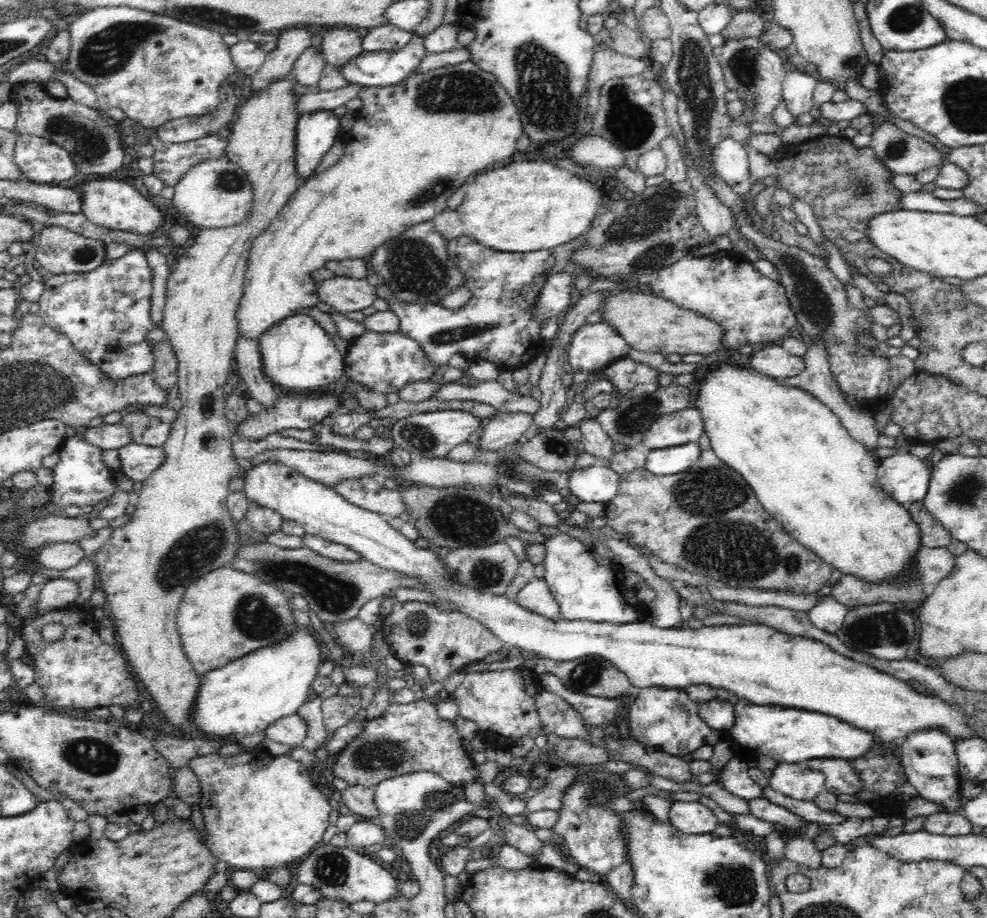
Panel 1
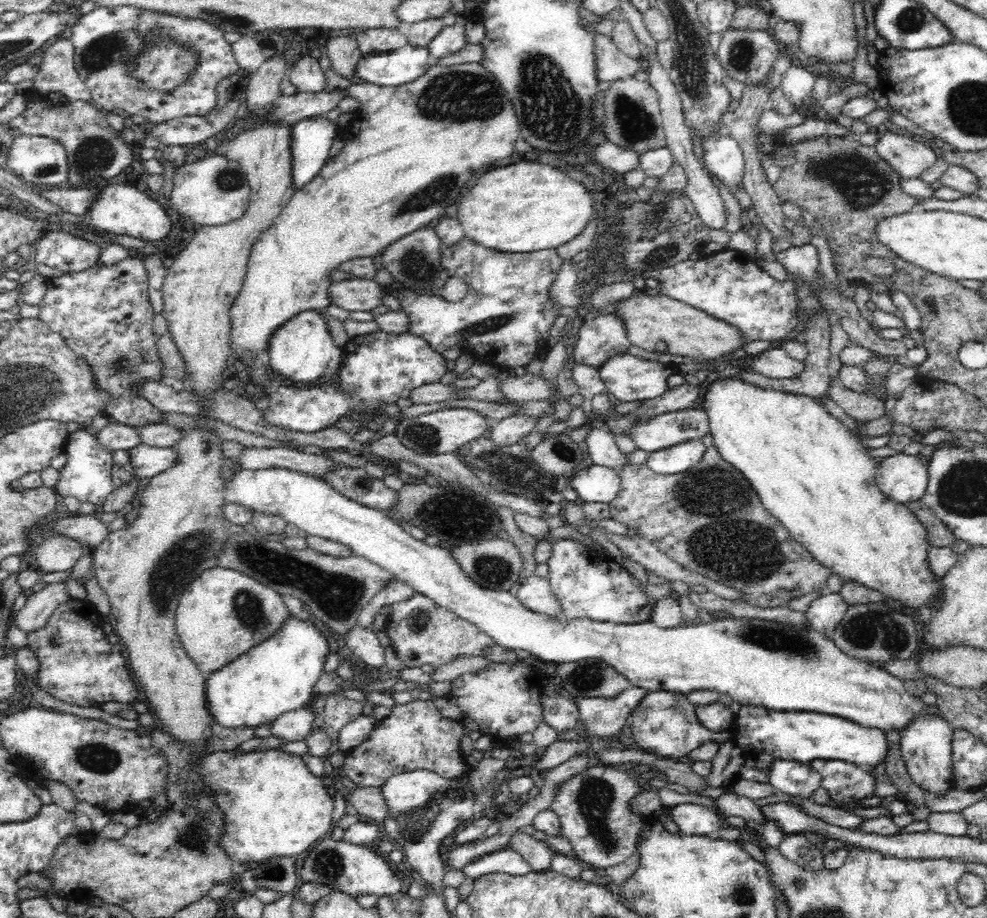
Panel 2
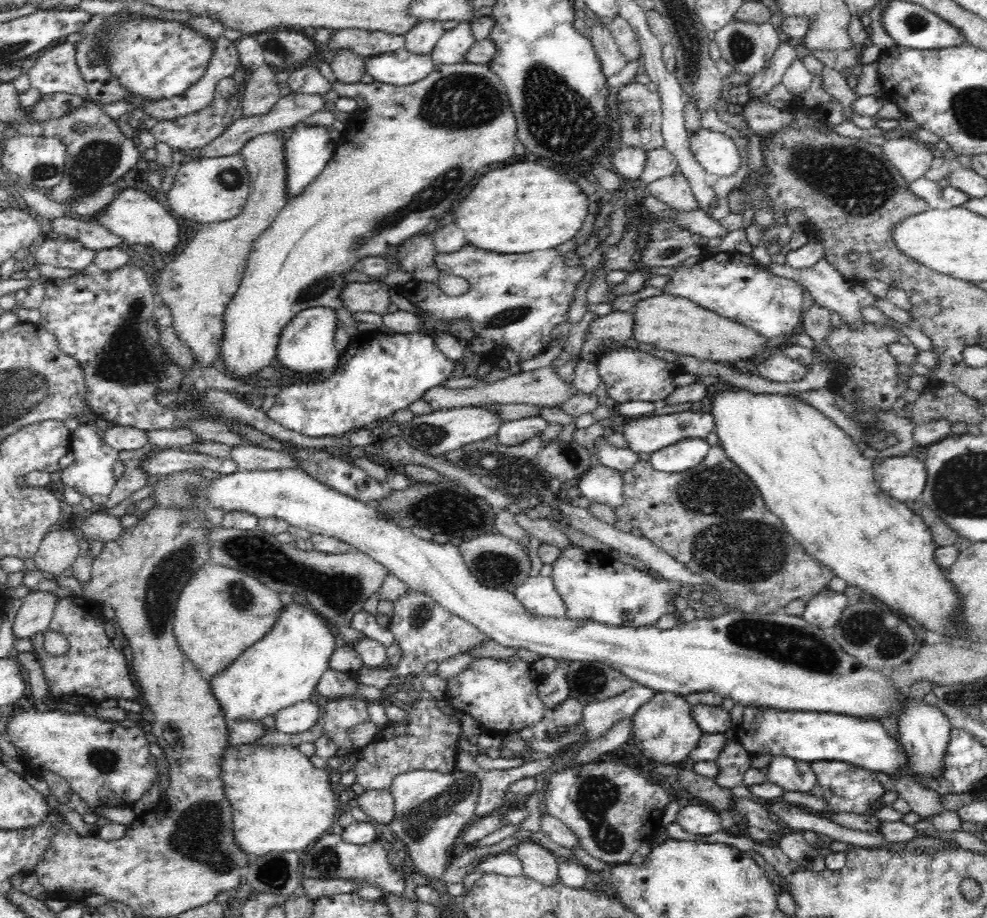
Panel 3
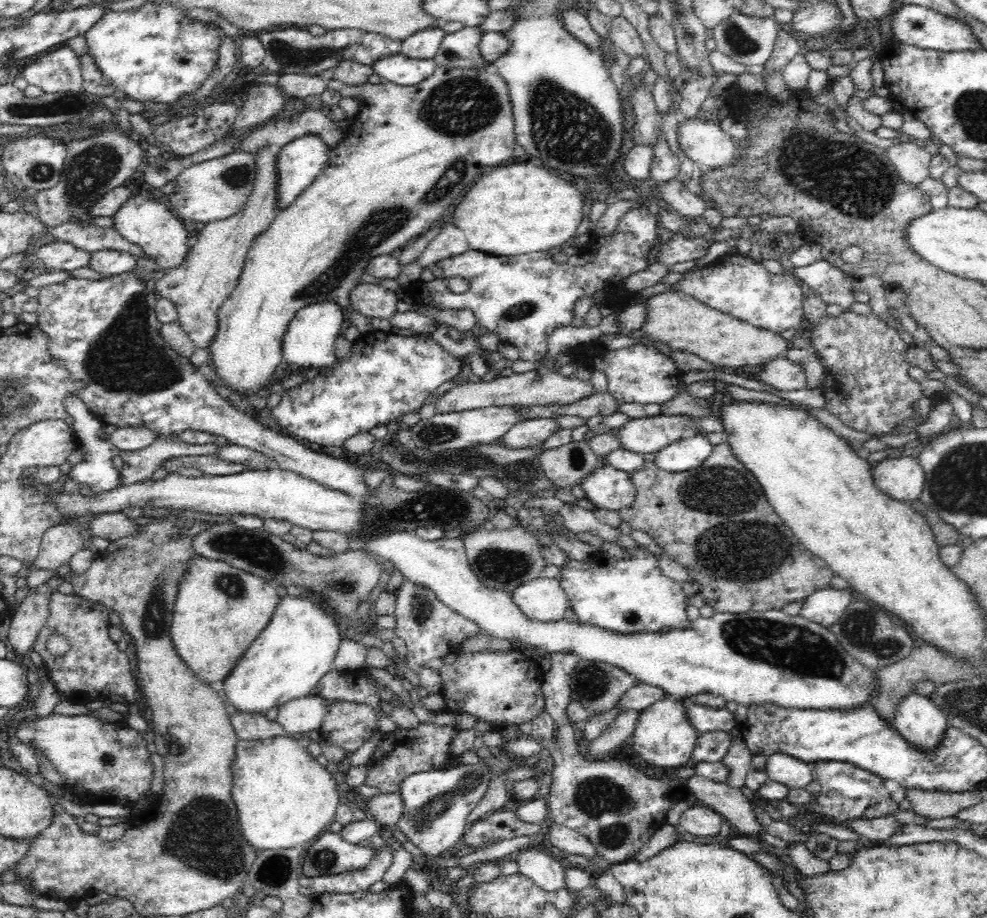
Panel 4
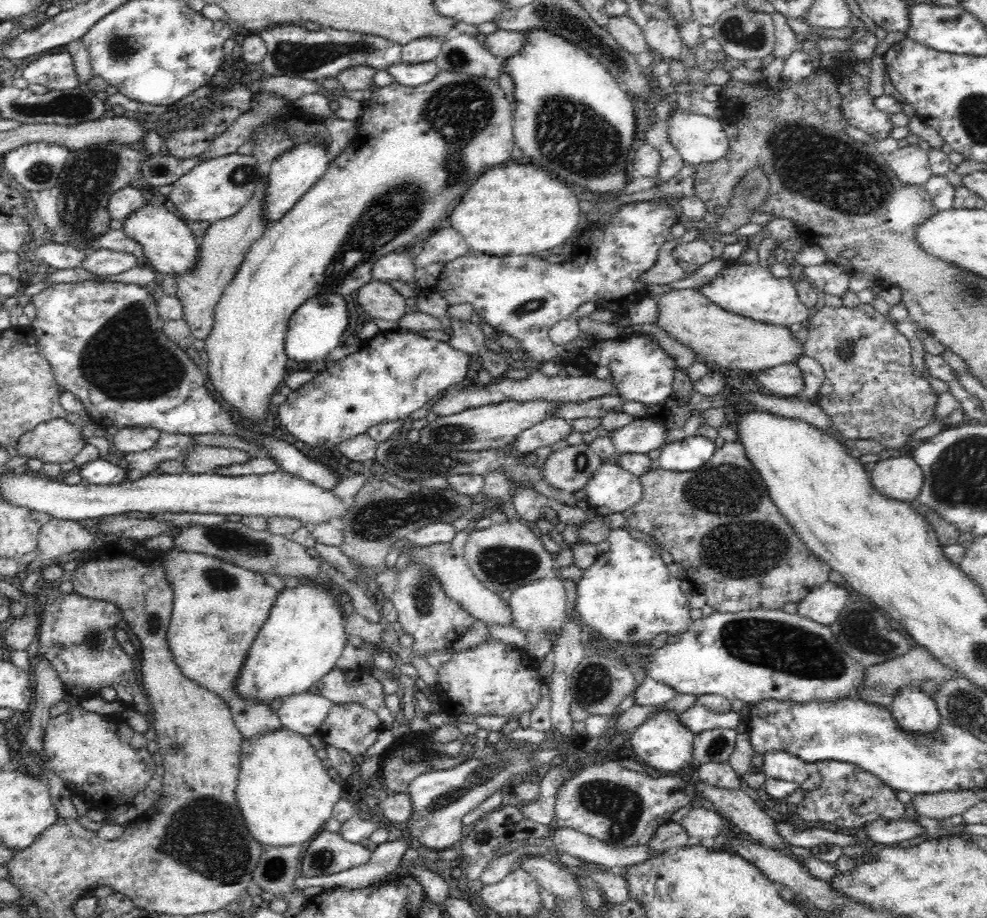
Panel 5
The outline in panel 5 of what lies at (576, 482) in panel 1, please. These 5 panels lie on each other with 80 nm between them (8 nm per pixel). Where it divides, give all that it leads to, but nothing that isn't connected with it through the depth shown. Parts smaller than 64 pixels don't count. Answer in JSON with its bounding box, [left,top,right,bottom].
[583,461,642,514]

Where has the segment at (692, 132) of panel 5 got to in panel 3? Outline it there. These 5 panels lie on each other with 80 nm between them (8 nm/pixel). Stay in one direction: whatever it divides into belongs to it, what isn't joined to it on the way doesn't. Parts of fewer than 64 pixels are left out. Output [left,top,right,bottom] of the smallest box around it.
[687,127,742,177]

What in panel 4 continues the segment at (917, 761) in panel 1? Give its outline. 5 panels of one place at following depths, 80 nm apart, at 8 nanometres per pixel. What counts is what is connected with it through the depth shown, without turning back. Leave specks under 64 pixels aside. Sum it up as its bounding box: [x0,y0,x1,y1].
[892,692,949,749]

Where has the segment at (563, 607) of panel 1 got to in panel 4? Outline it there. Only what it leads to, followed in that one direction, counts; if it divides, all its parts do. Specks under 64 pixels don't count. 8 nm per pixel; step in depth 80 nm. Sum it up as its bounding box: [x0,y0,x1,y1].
[557,548,691,635]

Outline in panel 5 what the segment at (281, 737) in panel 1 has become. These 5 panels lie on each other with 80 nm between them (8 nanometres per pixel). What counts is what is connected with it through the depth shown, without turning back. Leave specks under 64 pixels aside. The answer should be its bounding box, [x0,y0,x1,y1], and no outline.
[277,689,333,736]

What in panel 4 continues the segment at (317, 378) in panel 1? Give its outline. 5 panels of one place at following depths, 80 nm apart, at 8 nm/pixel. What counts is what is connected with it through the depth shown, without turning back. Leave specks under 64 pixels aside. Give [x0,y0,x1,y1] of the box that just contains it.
[283,300,344,368]

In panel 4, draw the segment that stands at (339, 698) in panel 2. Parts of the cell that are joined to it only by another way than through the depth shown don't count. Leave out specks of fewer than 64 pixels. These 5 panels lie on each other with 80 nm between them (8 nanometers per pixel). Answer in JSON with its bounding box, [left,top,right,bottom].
[319,702,378,753]

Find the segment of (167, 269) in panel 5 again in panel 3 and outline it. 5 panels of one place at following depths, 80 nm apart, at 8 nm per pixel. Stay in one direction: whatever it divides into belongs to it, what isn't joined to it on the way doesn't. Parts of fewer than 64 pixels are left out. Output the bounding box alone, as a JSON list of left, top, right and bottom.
[95,188,180,254]

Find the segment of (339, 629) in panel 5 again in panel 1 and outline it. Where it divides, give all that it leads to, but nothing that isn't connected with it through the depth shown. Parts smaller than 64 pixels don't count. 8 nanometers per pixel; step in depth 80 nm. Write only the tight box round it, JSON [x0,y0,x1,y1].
[195,630,320,738]

